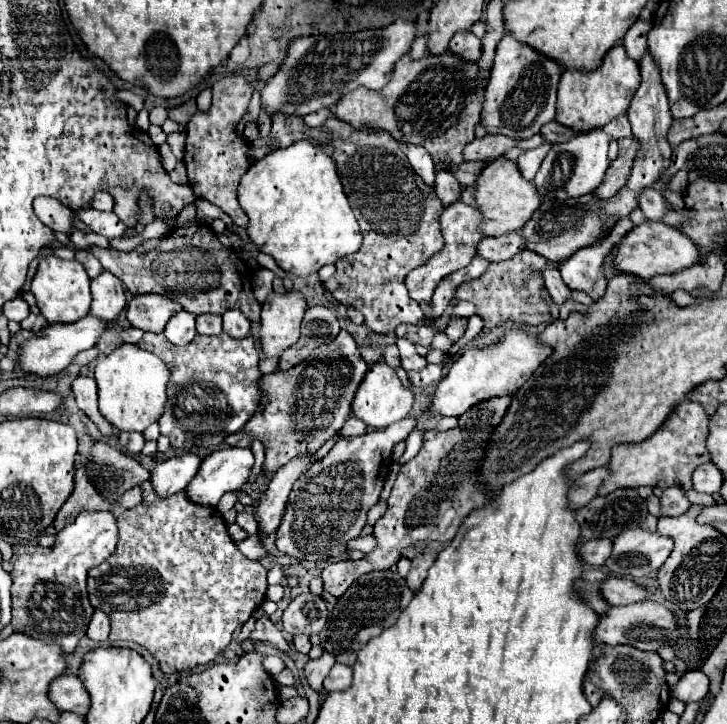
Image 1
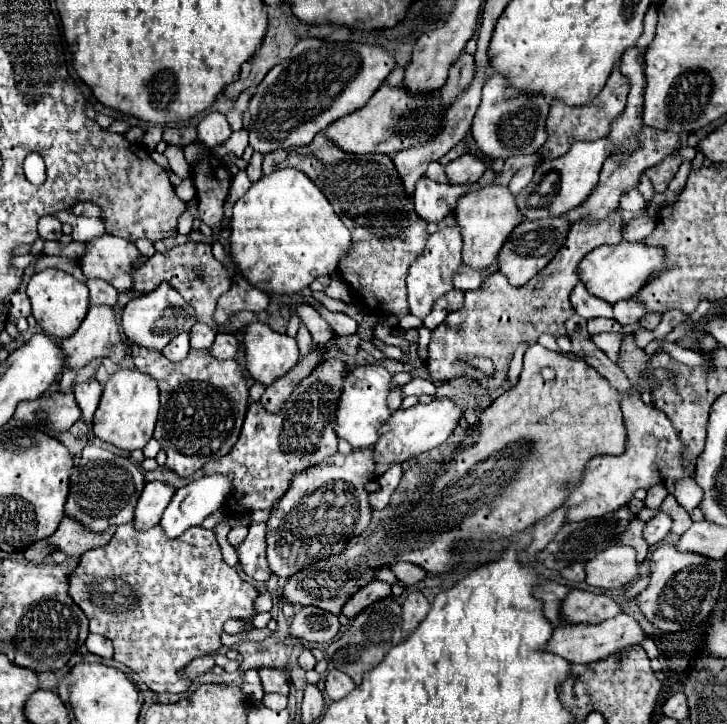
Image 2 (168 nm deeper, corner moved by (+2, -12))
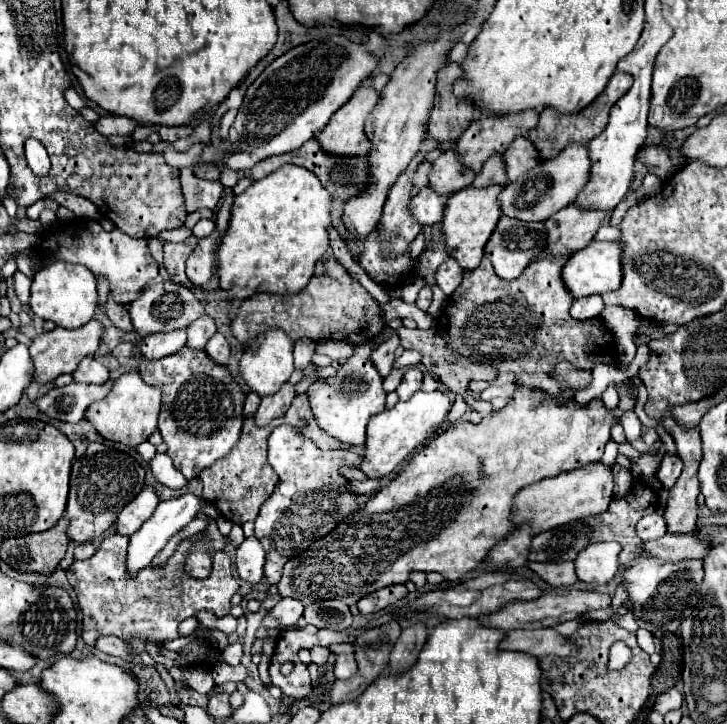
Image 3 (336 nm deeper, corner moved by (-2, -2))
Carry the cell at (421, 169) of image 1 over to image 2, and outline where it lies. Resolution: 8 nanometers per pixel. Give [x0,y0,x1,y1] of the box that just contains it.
[415,170,495,222]

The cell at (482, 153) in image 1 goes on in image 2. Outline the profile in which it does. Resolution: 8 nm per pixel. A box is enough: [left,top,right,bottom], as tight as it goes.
[445,154,485,184]

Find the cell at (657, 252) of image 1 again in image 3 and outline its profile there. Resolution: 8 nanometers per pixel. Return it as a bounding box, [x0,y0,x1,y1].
[563,240,623,298]

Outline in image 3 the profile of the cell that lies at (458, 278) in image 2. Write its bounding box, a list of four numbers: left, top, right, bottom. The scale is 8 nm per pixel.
[435,258,465,296]

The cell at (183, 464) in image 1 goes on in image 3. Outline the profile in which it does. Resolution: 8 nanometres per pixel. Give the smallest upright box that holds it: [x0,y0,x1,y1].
[115,486,159,536]

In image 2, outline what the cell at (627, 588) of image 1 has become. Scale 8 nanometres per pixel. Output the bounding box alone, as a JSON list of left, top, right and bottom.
[561,590,621,624]

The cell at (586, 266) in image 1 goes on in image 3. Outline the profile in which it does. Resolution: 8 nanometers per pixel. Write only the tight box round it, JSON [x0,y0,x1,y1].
[571,296,605,320]

